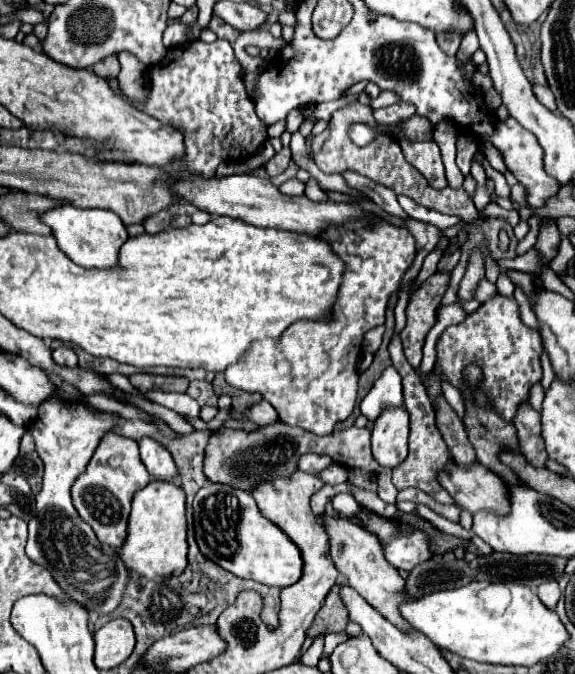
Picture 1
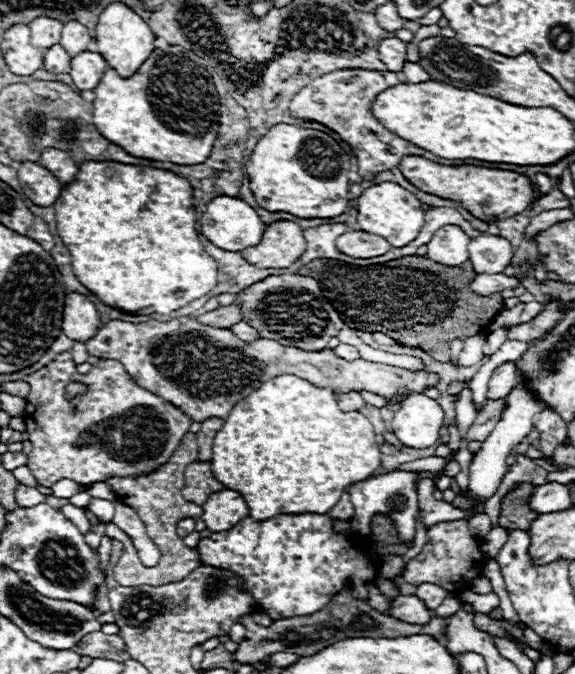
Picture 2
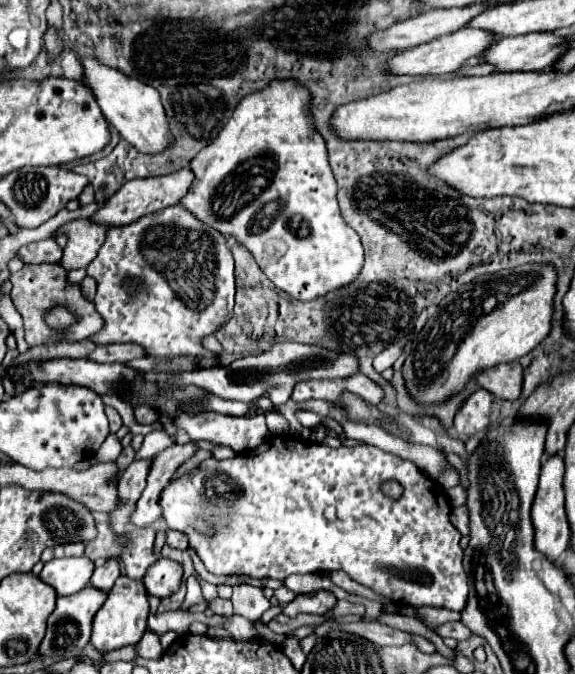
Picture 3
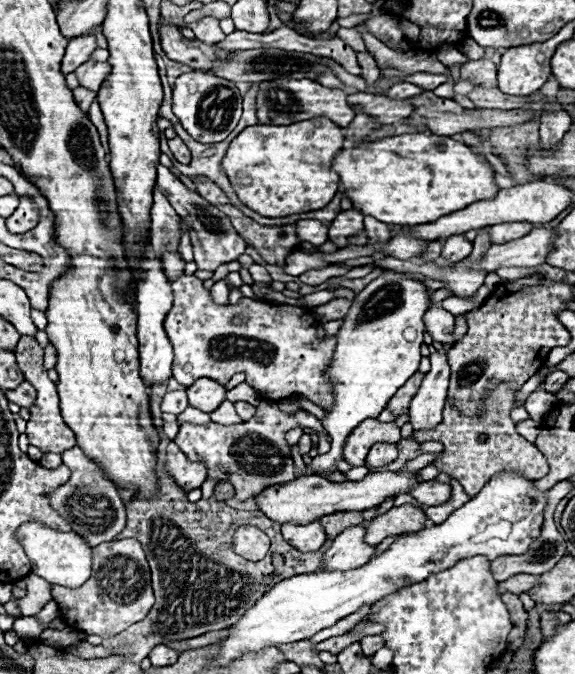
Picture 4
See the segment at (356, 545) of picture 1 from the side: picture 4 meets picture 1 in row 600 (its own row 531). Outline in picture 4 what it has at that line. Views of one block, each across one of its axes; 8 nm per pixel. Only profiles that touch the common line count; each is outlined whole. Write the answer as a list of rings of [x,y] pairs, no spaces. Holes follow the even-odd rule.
[[[402,504],[396,508],[390,508],[380,518],[366,524],[366,536],[364,540],[372,546],[380,544],[388,536],[396,536],[400,532],[414,532],[426,526],[426,514],[422,508],[414,504]]]

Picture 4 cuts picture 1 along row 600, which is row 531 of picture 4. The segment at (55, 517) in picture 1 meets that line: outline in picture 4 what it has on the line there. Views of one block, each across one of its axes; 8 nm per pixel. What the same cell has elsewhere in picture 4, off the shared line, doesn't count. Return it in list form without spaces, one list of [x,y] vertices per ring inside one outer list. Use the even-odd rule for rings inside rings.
[[[78,446],[64,452],[62,460],[72,470],[72,476],[64,486],[60,486],[54,494],[50,494],[52,508],[58,510],[58,514],[72,524],[72,530],[78,532],[84,540],[88,540],[90,546],[114,540],[126,526],[124,502],[120,500],[114,482],[108,480],[102,474],[100,466],[92,458],[88,458]]]

